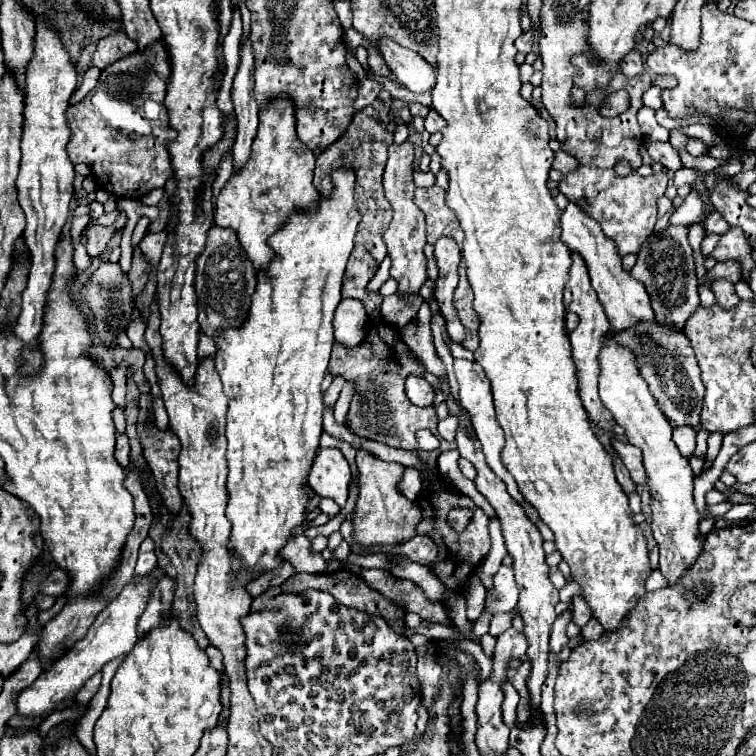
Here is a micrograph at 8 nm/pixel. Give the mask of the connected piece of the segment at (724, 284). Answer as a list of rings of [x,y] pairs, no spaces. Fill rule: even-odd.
[[[716,279],[714,283],[712,283],[712,291],[714,291],[714,295],[716,295],[716,301],[718,301],[718,305],[720,307],[734,307],[738,301],[740,301],[740,297],[736,295],[736,291],[734,291],[734,285],[732,283],[728,283],[728,279]]]

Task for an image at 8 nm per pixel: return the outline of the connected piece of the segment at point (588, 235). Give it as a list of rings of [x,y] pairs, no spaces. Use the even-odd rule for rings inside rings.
[[[568,203],[566,211],[562,213],[560,227],[562,227],[562,239],[564,239],[566,247],[570,251],[580,253],[582,259],[586,261],[592,287],[598,293],[598,299],[606,311],[606,317],[608,317],[612,329],[616,333],[620,333],[620,331],[628,331],[628,329],[632,329],[644,321],[656,323],[654,311],[650,307],[650,297],[648,297],[644,285],[640,281],[636,281],[628,271],[622,269],[622,261],[620,261],[620,255],[616,251],[616,245],[612,243],[612,239],[608,239],[602,233],[600,225],[592,217],[588,217],[580,207]]]

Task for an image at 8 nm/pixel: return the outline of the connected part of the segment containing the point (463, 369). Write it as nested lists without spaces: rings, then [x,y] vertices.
[[[456,359],[454,361],[454,371],[456,371],[456,379],[458,379],[458,387],[460,387],[460,405],[468,411],[470,421],[472,421],[472,429],[478,437],[478,441],[482,443],[482,451],[486,455],[486,463],[490,465],[490,469],[506,483],[506,489],[510,493],[512,499],[516,499],[518,503],[524,501],[524,497],[518,491],[516,481],[512,479],[512,475],[508,473],[508,469],[504,467],[502,459],[500,459],[500,451],[504,447],[504,431],[500,431],[500,425],[496,421],[496,413],[494,413],[494,403],[492,403],[492,391],[490,391],[490,383],[488,377],[484,375],[482,367],[476,361],[464,361],[464,359]]]

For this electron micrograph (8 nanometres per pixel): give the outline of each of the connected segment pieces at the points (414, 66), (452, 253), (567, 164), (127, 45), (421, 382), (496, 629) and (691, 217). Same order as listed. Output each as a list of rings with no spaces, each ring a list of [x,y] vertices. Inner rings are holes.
[[[384,39],[384,43],[380,43],[380,53],[402,87],[412,93],[432,91],[436,83],[436,69],[432,69],[416,51],[404,49],[392,39]]]
[[[440,237],[440,241],[434,245],[434,259],[438,265],[438,279],[434,287],[434,297],[438,301],[440,313],[446,319],[448,333],[454,343],[460,343],[464,339],[464,327],[458,321],[456,307],[454,307],[454,291],[458,285],[458,267],[462,261],[462,251],[456,245],[452,237]]]
[[[556,151],[554,153],[554,163],[552,163],[552,169],[560,171],[560,173],[570,173],[574,171],[578,165],[576,165],[576,159],[572,155],[566,155],[564,151]]]
[[[124,31],[120,33],[112,33],[110,37],[102,39],[96,47],[96,53],[92,57],[92,63],[94,67],[98,69],[104,69],[108,67],[110,63],[118,61],[118,59],[124,59],[126,55],[130,55],[132,51],[136,51],[136,43],[132,39],[126,37]]]
[[[414,375],[406,379],[406,395],[408,395],[408,399],[410,399],[414,405],[418,405],[418,407],[434,405],[434,397],[436,397],[432,385],[430,385],[426,379],[414,377]]]
[[[504,613],[504,615],[494,615],[492,621],[490,621],[490,635],[492,637],[498,637],[500,633],[504,633],[506,629],[512,627],[512,615],[514,613]]]
[[[690,191],[690,195],[684,199],[684,203],[672,215],[670,225],[694,225],[694,223],[700,223],[702,213],[704,213],[702,197],[696,191]]]

